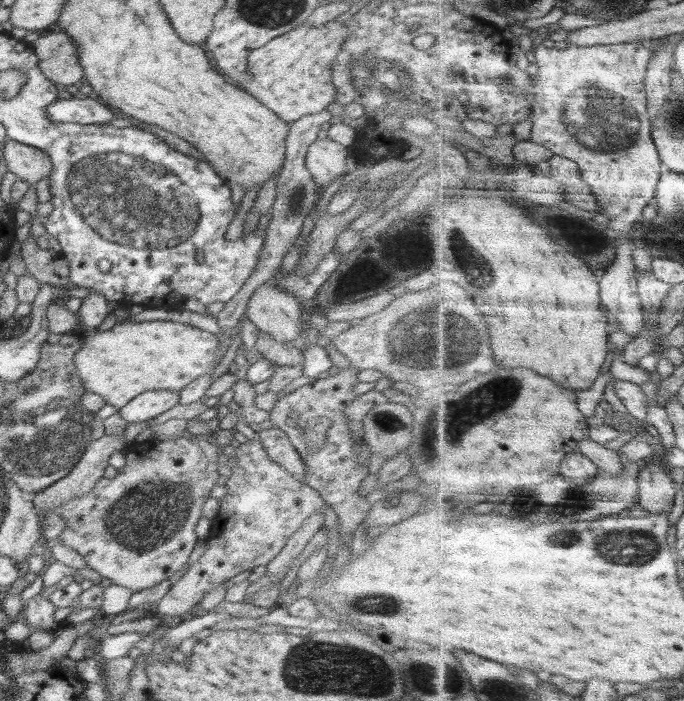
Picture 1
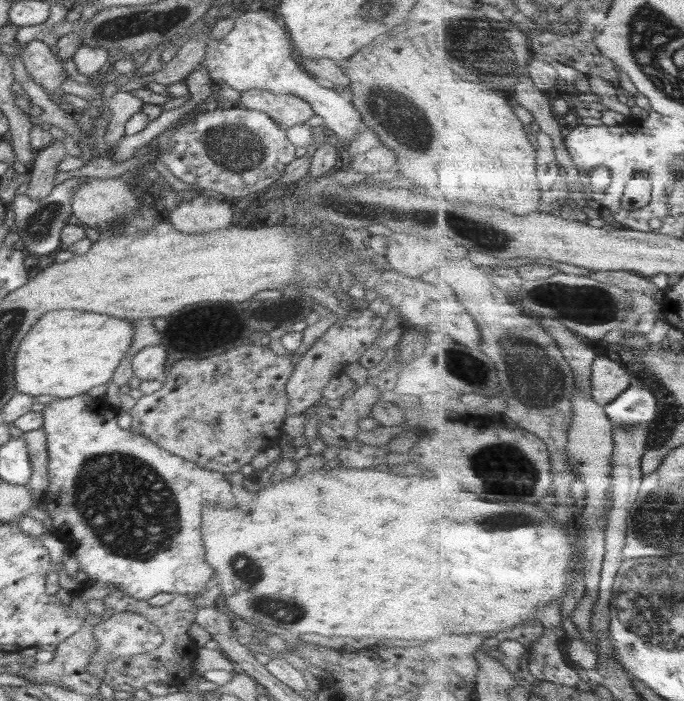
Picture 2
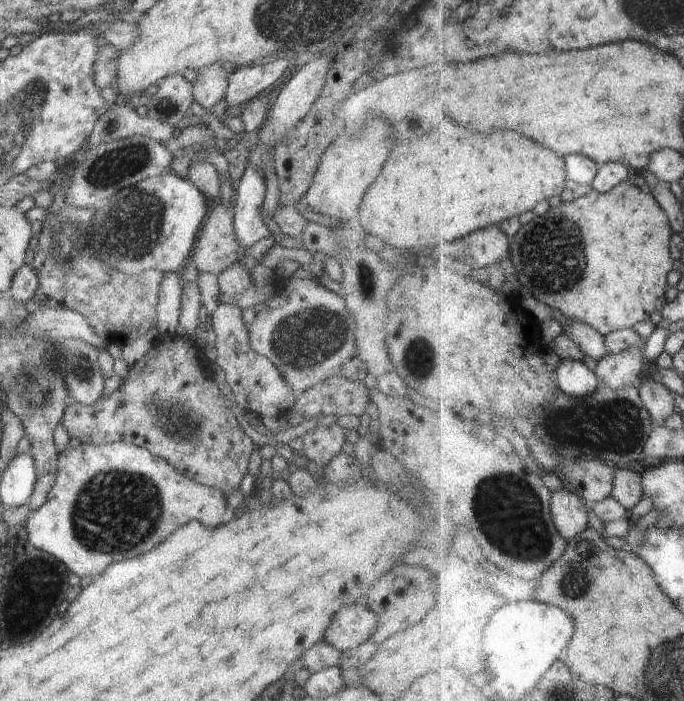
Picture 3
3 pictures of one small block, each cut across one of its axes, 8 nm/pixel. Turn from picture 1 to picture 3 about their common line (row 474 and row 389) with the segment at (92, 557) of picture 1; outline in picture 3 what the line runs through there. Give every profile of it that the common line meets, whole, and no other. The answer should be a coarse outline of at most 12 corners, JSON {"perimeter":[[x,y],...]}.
{"perimeter":[[162,331],[96,402],[83,445],[124,441],[226,497],[254,446],[192,338]]}

